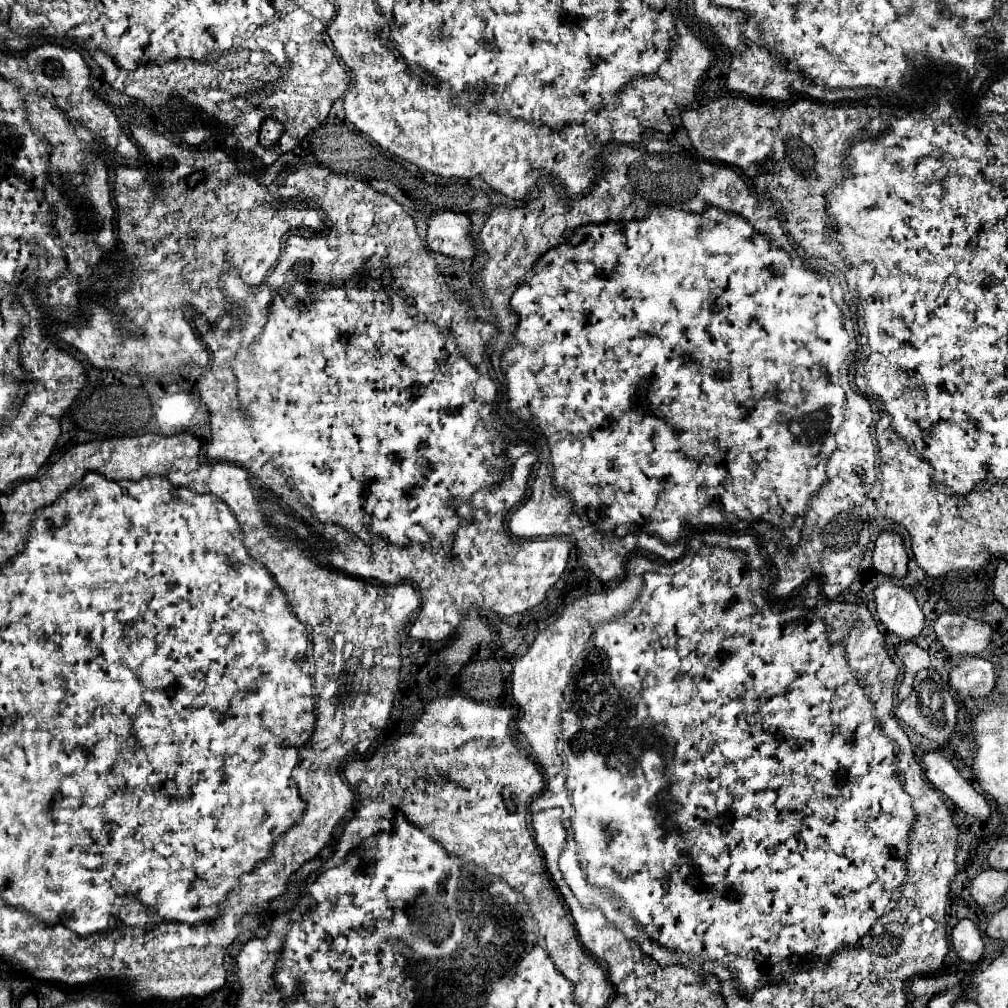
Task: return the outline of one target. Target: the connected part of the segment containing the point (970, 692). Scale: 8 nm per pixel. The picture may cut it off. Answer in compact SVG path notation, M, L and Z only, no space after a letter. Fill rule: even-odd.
M964 657L950 671L950 687L966 697L988 697L994 689L992 663L982 657Z

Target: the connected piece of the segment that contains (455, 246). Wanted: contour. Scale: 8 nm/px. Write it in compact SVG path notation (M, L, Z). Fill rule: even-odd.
M454 211L438 213L428 223L428 235L426 235L428 247L448 257L472 259L476 257L476 249L470 229L472 221L468 215Z

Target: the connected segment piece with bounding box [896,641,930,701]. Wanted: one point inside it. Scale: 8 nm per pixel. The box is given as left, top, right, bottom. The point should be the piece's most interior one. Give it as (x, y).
(915, 659)

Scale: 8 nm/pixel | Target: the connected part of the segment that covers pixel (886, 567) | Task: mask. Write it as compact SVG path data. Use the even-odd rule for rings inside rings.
M884 531L874 547L874 569L888 575L902 579L908 573L908 555L904 551L902 537L892 531Z

